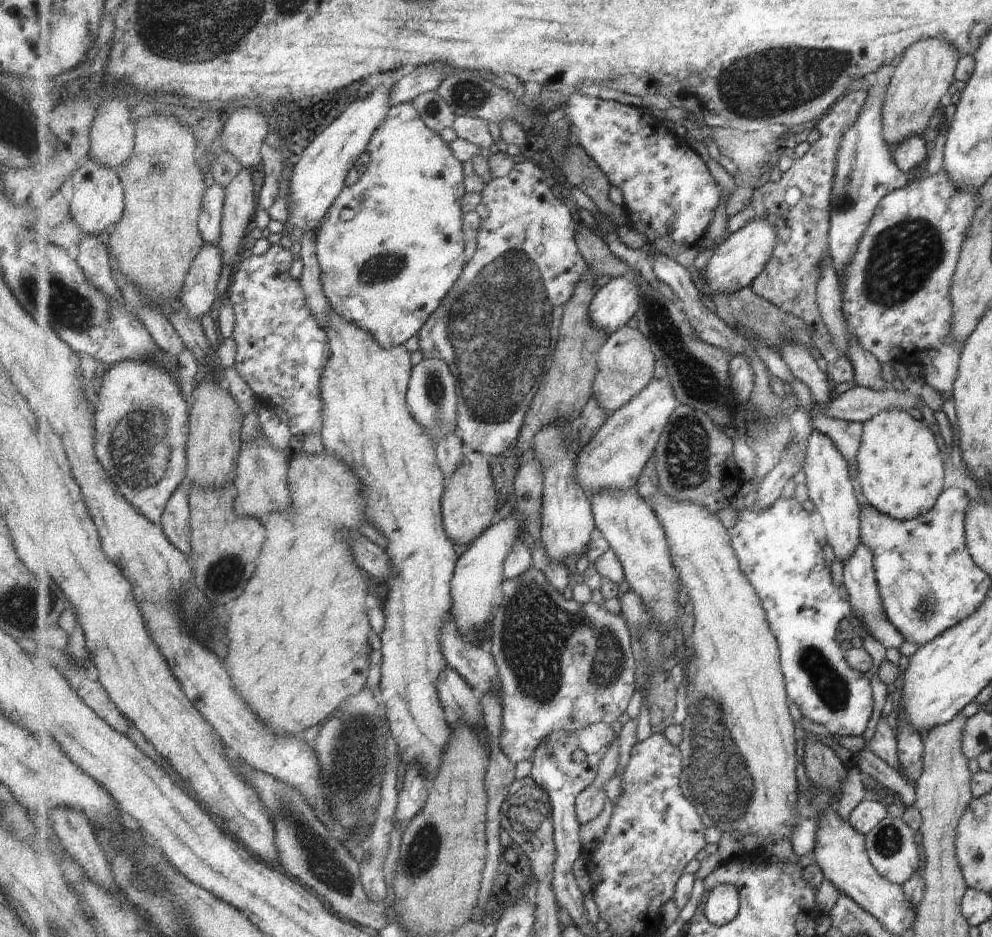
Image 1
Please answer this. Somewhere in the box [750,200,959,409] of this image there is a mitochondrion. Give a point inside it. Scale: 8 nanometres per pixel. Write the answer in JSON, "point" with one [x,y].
{"point":[902,259]}

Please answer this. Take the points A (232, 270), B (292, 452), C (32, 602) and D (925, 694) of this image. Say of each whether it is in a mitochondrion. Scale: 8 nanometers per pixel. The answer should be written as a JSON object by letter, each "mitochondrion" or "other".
{"A":"other","B":"other","C":"mitochondrion","D":"other"}

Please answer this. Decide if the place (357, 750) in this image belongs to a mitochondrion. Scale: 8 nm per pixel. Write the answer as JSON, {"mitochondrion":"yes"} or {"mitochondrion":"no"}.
{"mitochondrion":"yes"}

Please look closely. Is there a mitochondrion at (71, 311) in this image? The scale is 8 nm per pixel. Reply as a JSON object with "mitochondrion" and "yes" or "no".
{"mitochondrion":"yes"}

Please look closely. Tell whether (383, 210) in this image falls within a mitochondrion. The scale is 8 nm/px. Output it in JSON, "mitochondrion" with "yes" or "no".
{"mitochondrion":"no"}

